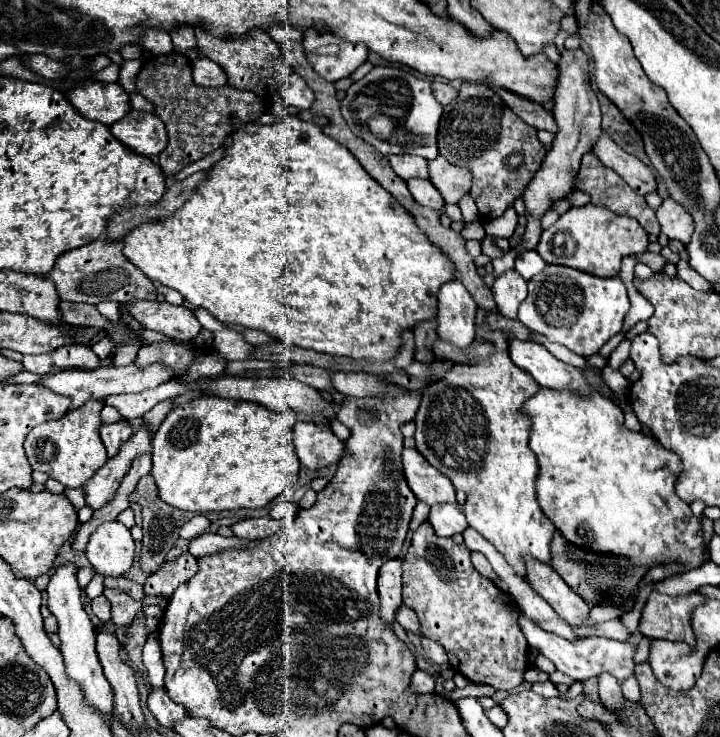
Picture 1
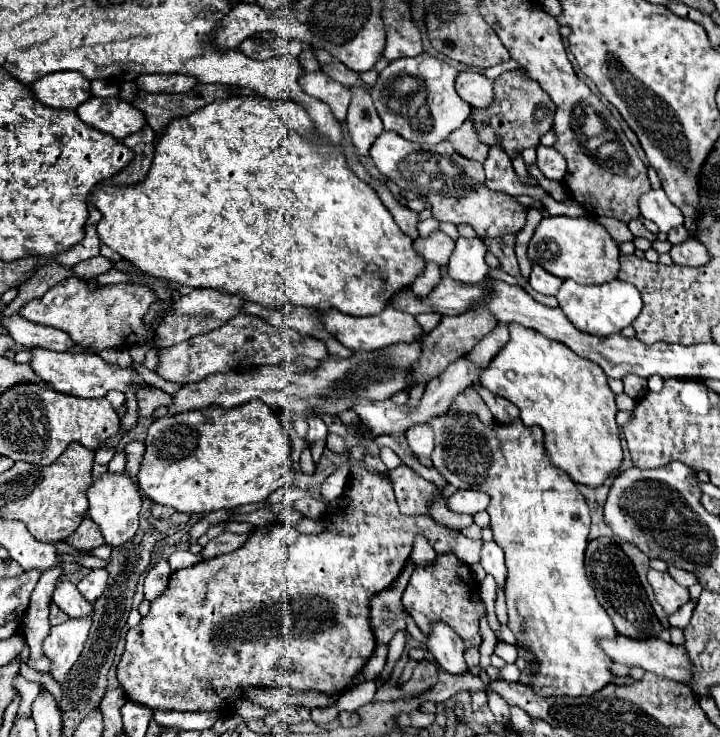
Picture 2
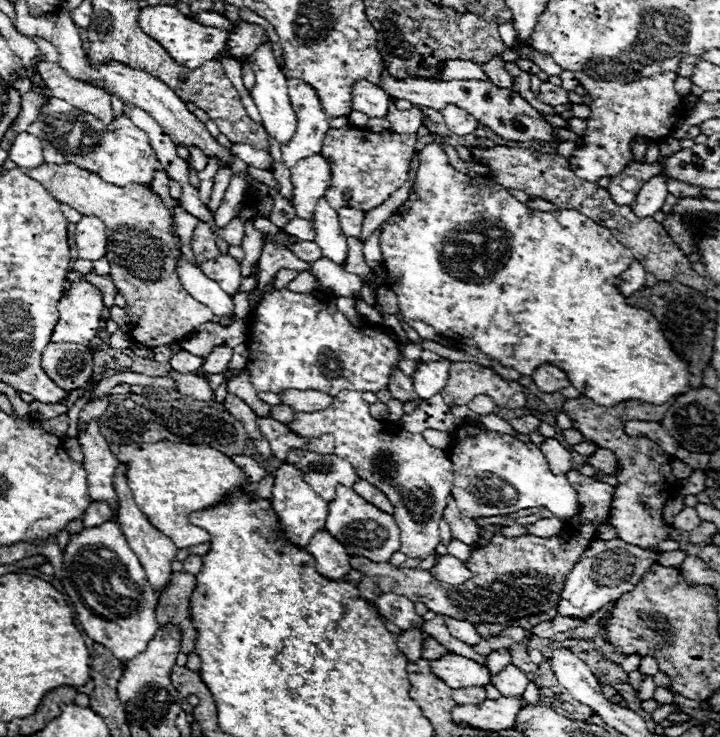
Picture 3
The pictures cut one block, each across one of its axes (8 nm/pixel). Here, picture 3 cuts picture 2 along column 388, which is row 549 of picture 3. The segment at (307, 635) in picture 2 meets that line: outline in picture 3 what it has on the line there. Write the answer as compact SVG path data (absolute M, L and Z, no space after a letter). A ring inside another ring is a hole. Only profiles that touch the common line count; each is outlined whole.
M570 470L566 478L570 480L570 484L574 484L580 496L582 516L574 518L572 522L566 522L564 530L554 538L538 538L532 534L520 538L506 538L502 532L496 532L484 548L472 552L470 560L466 562L466 568L470 568L474 576L462 586L438 582L428 570L422 568L398 568L390 562L370 562L364 556L352 556L350 564L354 570L360 570L364 576L370 576L382 592L406 596L414 602L426 604L436 614L468 620L470 624L506 624L528 614L548 612L560 600L566 574L570 572L570 568L574 568L582 552L596 538L596 528L608 520L614 494L614 488L610 484L586 478L578 470Z

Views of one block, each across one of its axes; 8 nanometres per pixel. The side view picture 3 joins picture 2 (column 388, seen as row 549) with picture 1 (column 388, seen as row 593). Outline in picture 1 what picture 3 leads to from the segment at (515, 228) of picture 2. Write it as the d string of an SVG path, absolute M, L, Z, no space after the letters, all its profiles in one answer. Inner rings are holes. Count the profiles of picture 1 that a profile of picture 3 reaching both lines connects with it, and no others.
M400 154L400 156L388 156L392 170L402 178L402 180L410 180L410 178L424 178L428 180L428 162L420 156L408 156L408 154Z

